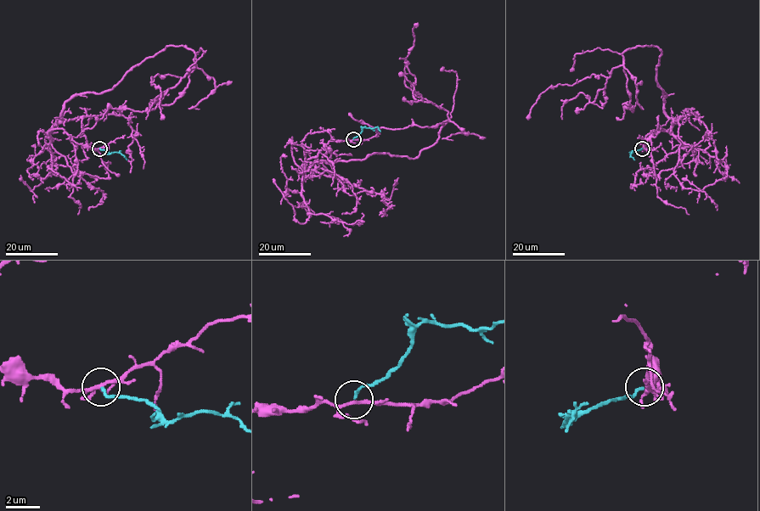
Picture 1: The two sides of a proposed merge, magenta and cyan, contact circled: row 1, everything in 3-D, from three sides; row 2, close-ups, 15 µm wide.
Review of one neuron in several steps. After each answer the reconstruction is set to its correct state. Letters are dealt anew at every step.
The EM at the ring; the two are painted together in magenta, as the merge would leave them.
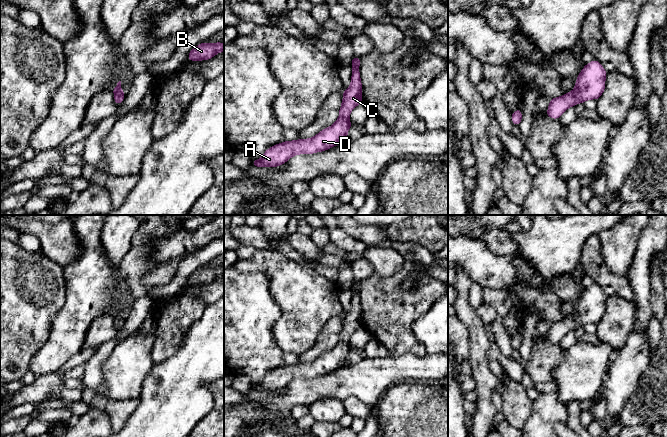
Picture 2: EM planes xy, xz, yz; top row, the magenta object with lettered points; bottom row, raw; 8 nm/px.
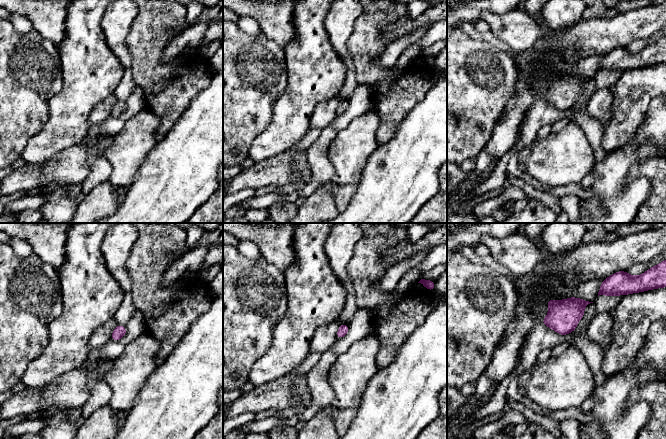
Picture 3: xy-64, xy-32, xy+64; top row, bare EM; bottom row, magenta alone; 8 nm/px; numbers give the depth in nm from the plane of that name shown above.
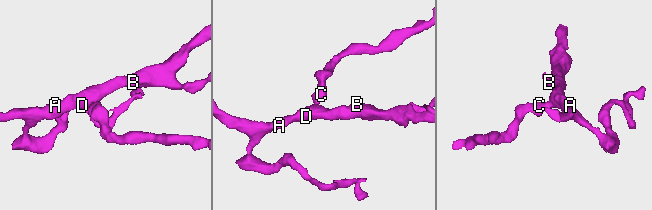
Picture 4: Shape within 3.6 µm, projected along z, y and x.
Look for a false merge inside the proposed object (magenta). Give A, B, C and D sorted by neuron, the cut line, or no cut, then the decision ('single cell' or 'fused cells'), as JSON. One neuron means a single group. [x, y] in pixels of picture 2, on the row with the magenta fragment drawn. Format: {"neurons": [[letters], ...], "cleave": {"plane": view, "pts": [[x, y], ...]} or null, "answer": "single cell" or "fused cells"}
{"neurons": [["A", "B", "C", "D"]], "cleave": null, "answer": "single cell"}

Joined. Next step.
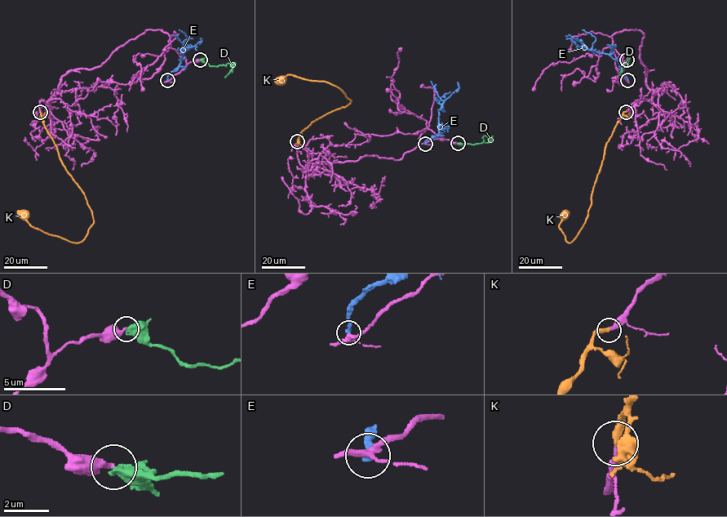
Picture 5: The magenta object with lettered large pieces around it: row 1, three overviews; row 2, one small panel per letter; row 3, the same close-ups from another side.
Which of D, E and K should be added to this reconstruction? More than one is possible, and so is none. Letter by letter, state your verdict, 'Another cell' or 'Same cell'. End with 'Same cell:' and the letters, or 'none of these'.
D: Another cell
E: Another cell
K: Same cell
Same cell: K

